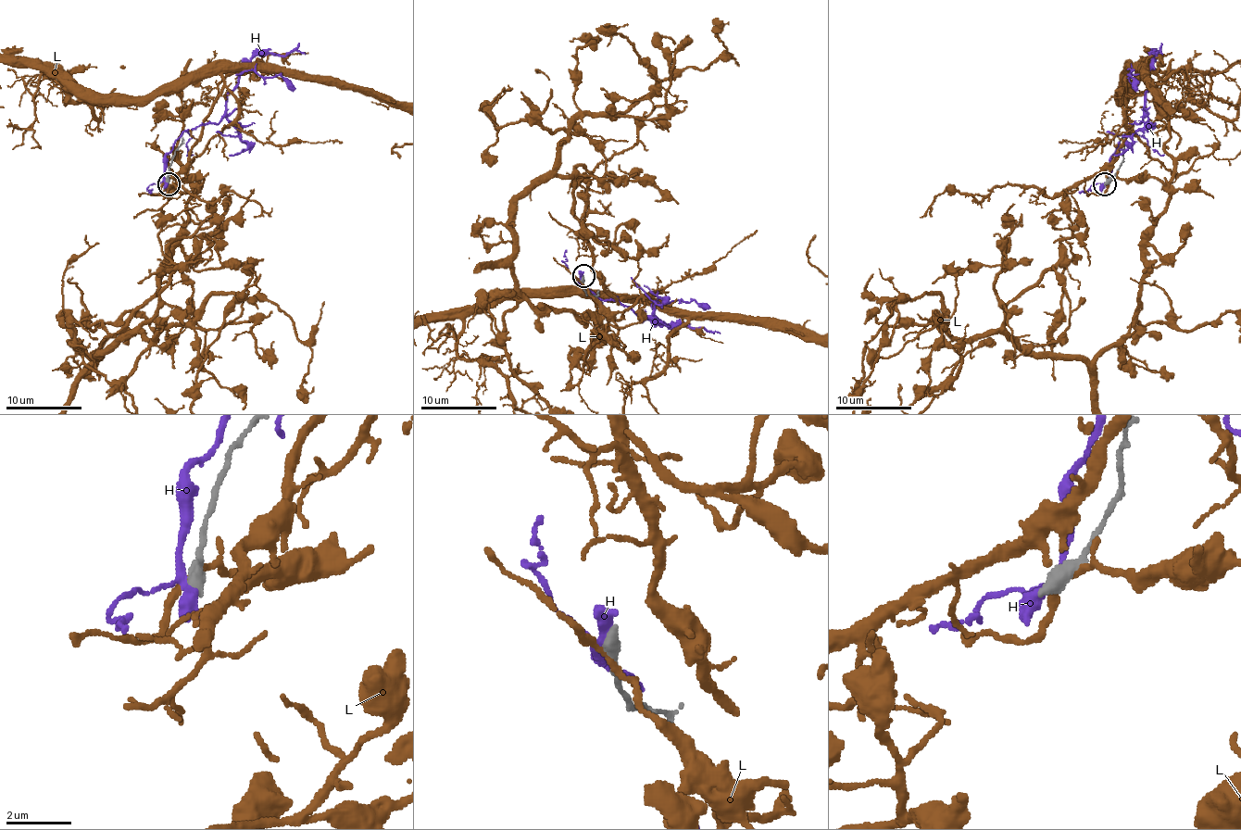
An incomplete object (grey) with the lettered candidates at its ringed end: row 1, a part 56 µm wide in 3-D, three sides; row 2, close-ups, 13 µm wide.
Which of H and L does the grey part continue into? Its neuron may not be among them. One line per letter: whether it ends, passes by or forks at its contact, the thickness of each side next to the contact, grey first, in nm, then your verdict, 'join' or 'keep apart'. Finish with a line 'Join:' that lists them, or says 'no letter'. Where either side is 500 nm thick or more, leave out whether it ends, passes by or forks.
H: it forks | 480/240 nm | keep apart
L: 500/140 nm | keep apart
Join: no letter

